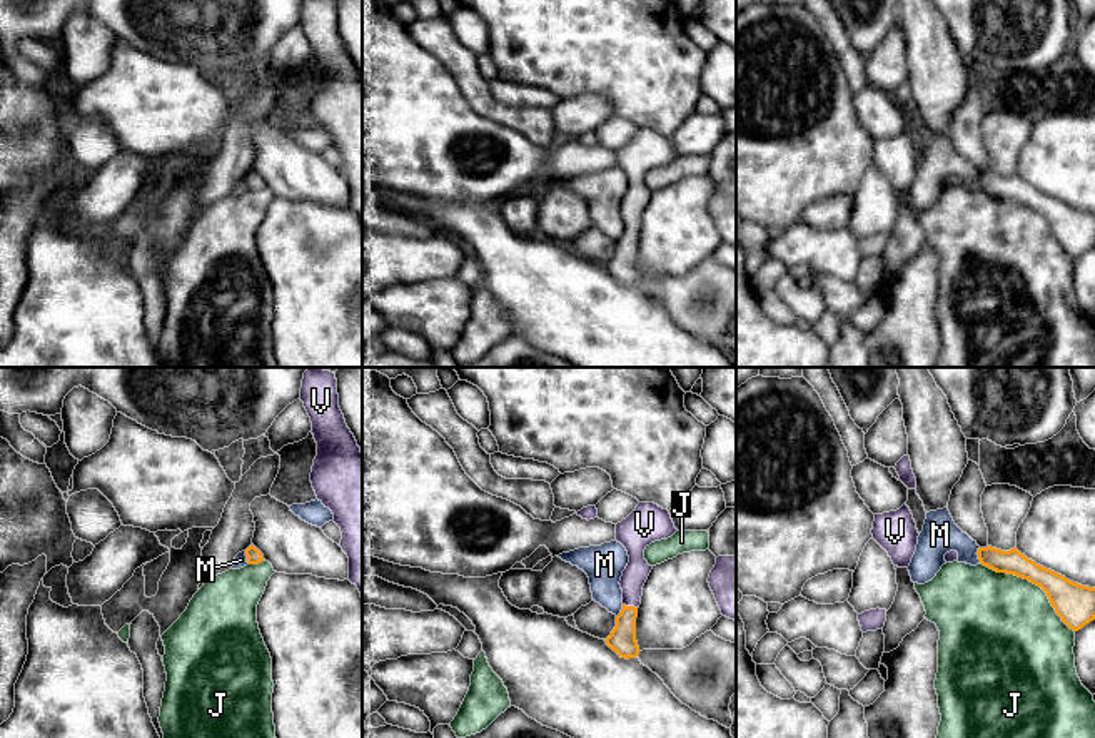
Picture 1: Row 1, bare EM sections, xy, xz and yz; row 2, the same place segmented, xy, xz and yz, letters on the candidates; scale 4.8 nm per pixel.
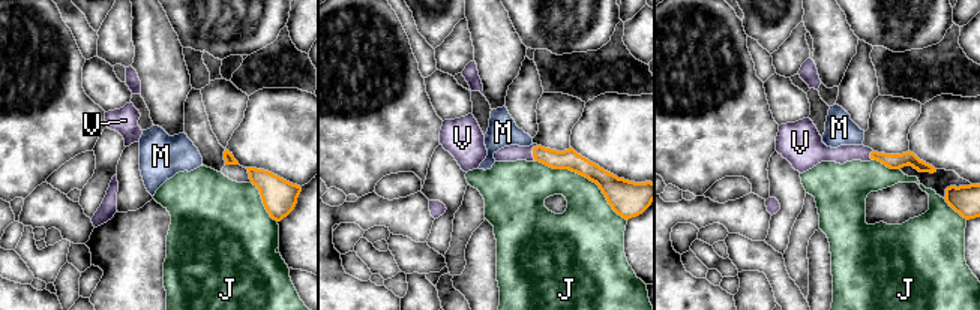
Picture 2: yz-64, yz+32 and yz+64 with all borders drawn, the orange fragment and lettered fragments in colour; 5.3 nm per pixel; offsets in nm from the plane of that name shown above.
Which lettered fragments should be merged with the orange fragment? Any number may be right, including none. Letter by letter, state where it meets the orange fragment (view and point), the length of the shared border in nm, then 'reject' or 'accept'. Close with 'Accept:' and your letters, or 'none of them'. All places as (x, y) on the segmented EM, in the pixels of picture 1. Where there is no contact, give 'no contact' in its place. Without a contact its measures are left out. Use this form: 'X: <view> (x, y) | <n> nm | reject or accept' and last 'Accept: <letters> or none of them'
J: yz (1034, 583) | 550 nm | reject
M: yz (977, 553) | 90 nm | reject
V: xz (630, 606) | 80 nm | reject
Accept: none of them

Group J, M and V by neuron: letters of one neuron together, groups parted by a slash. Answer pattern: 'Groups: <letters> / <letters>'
Groups: J / M / V

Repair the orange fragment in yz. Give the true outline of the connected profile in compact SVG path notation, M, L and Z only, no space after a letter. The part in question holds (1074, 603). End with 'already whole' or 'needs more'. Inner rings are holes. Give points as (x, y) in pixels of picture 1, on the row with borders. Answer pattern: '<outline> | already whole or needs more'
M987 546L978 548L976 554L983 566L997 573L1015 574L1040 586L1047 593L1057 614L1070 629L1078 631L1095 619L1095 588L1082 586L1037 564L1017 548L1002 551Z | already whole

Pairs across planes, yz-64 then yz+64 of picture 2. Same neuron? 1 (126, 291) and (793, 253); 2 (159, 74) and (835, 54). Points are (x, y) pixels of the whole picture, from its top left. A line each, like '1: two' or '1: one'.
1: two
2: one

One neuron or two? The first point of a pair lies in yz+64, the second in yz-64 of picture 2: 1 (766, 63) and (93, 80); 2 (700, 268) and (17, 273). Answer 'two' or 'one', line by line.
1: two
2: one

